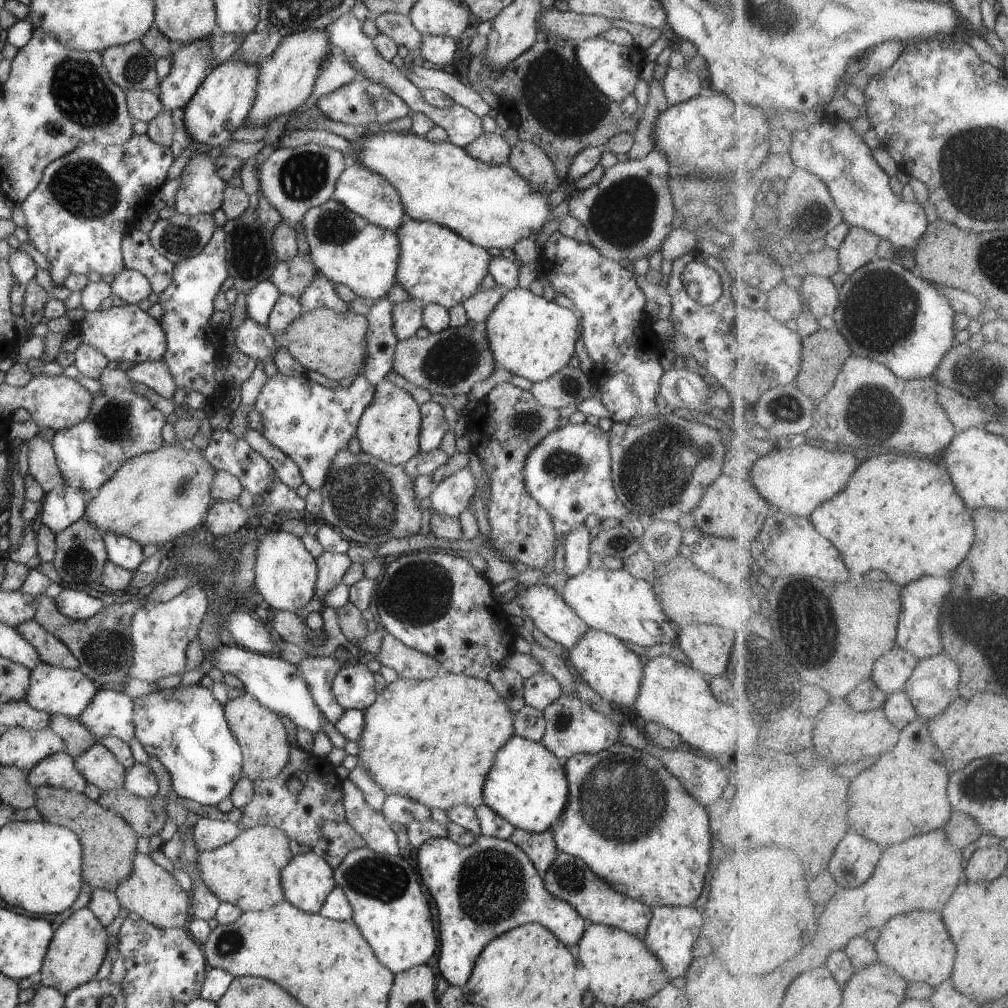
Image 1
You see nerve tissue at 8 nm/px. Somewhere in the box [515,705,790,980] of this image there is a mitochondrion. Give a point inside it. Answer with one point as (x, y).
(623, 799)

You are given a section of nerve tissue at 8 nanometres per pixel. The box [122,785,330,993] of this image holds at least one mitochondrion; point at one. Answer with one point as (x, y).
(230, 943)

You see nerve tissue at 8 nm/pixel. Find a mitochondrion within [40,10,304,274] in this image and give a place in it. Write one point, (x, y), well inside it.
(82, 98)

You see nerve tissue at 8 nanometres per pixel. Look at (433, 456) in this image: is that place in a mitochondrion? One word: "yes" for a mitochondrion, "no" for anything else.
no

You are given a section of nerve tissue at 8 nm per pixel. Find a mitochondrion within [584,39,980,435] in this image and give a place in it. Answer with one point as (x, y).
(622, 215)

